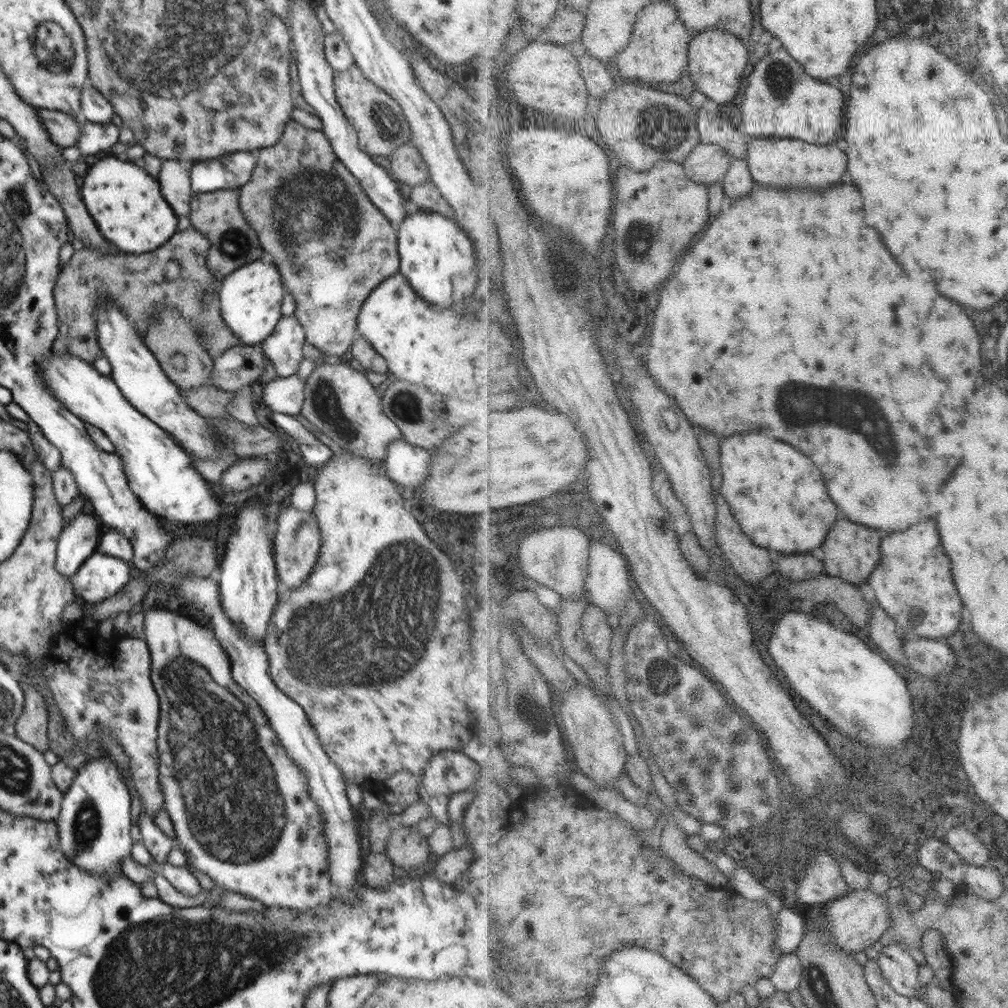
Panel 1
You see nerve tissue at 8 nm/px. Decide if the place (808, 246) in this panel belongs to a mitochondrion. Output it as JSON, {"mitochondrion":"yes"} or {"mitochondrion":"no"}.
{"mitochondrion":"no"}

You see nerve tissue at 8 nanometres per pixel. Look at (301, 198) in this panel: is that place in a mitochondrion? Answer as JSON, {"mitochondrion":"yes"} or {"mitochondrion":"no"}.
{"mitochondrion":"yes"}

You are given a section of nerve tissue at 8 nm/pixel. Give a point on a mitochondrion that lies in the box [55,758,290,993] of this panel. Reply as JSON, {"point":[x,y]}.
{"point":[87,825]}

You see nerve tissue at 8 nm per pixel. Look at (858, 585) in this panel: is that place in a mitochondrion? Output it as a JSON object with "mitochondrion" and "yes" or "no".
{"mitochondrion":"no"}

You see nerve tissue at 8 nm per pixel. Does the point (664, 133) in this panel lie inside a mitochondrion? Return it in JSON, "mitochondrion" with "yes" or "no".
{"mitochondrion":"yes"}

